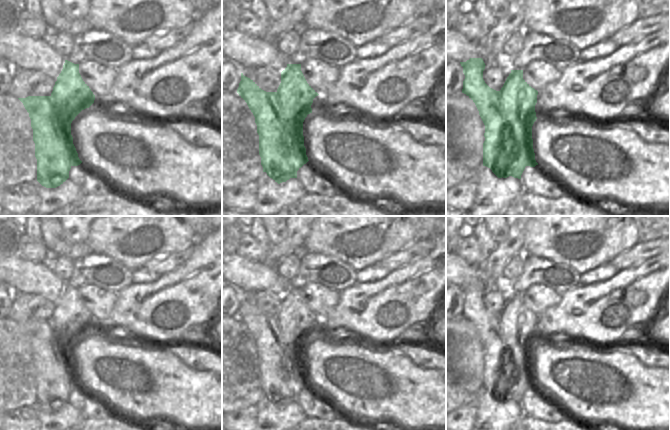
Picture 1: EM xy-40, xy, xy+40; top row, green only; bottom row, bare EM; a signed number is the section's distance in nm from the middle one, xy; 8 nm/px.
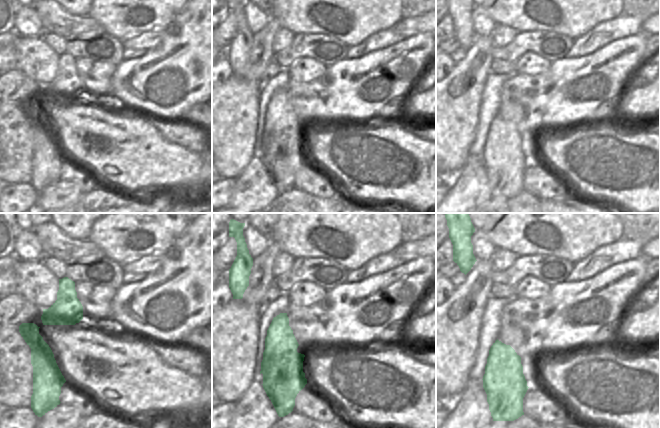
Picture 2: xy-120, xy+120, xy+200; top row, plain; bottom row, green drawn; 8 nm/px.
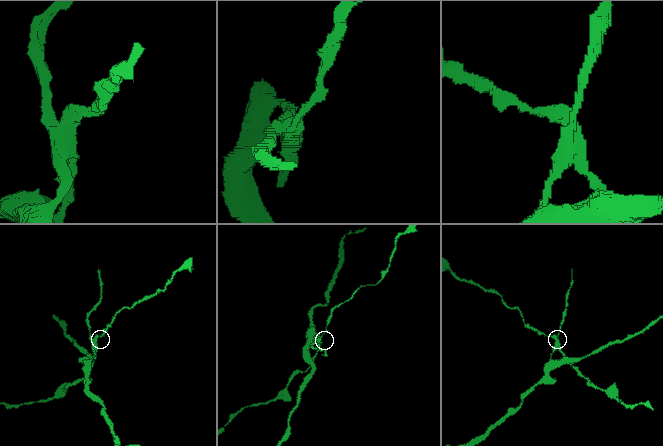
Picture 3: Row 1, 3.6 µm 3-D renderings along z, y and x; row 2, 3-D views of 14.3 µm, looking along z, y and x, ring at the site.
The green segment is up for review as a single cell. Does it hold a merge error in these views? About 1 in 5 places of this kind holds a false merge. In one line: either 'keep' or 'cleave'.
cleave

